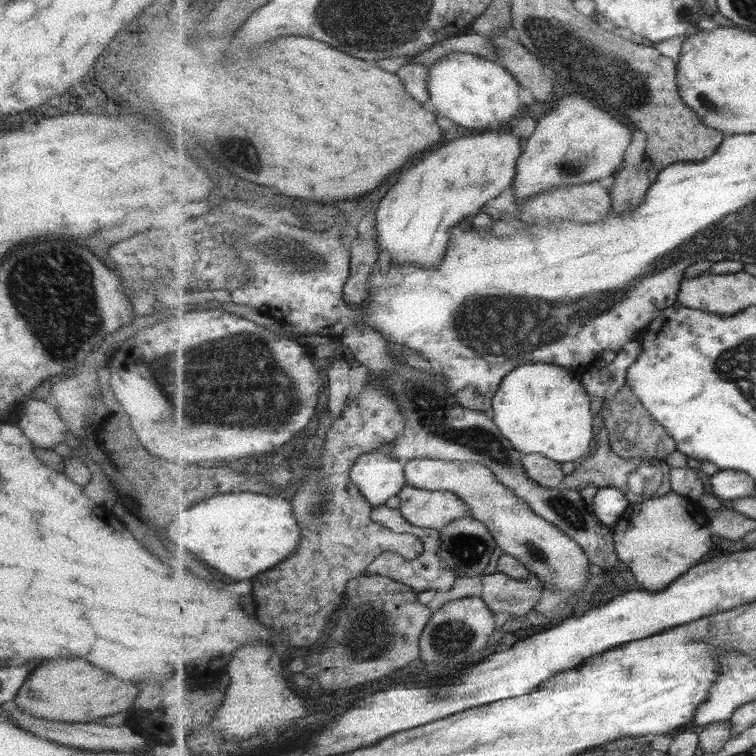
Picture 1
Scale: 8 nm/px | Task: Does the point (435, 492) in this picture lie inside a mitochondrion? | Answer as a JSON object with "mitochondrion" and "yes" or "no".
{"mitochondrion":"no"}

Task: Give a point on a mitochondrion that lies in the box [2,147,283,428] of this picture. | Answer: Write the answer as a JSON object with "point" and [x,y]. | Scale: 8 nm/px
{"point":[52,290]}

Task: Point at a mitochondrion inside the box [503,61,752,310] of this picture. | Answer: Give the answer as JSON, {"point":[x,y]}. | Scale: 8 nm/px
{"point":[704,100]}

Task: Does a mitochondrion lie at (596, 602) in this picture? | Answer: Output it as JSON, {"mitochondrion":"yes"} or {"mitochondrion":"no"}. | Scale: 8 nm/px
{"mitochondrion":"no"}

